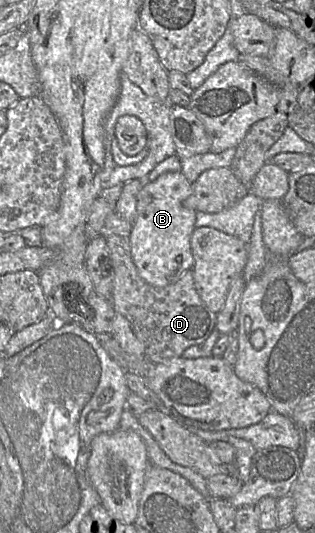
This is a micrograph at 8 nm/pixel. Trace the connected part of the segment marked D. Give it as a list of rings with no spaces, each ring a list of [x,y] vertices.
[[[110,234],[106,239],[114,267],[111,302],[115,312],[121,313],[129,321],[144,346],[145,355],[157,364],[182,357],[187,348],[203,343],[216,327],[217,314],[200,298],[192,269],[173,284],[152,286],[138,273],[132,258],[129,236]]]

